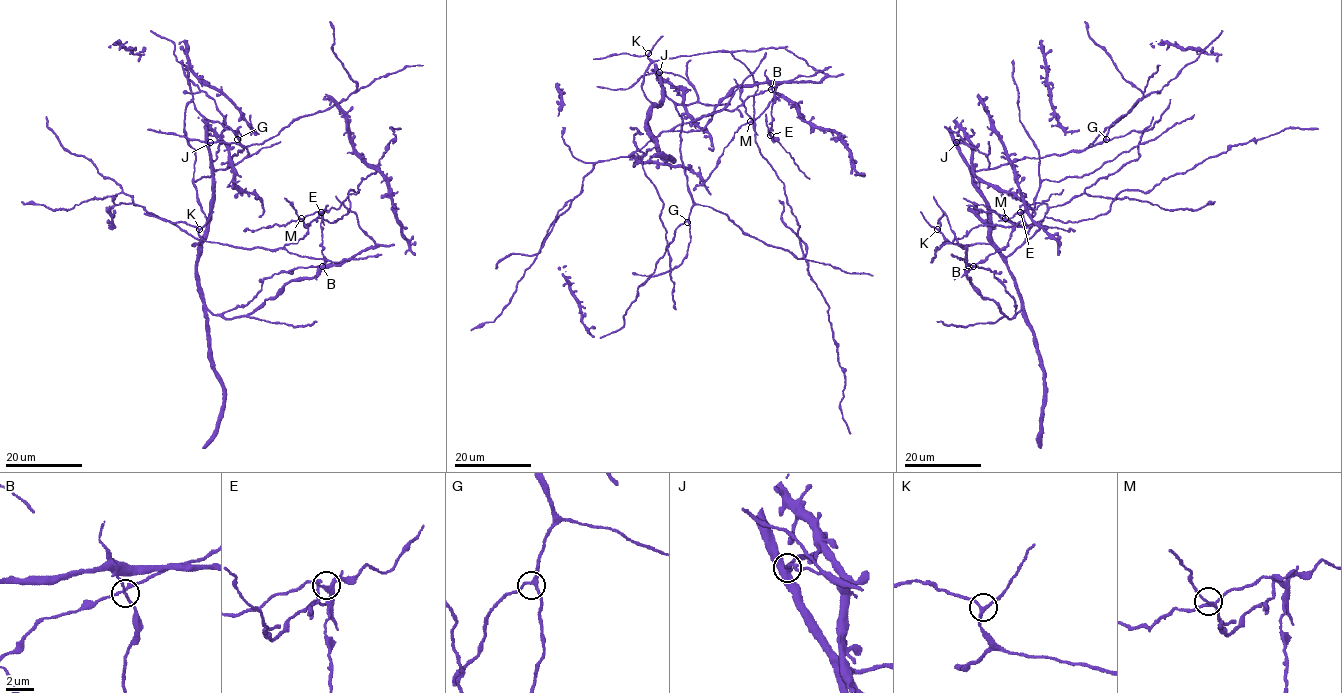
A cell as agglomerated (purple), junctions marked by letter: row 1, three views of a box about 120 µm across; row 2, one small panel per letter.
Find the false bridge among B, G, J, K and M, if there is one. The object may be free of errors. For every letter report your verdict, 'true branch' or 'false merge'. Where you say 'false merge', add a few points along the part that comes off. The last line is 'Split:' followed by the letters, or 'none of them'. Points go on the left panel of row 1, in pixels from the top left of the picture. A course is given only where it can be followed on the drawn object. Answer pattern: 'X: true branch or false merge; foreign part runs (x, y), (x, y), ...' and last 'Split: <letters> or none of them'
B: false merge; foreign part runs (322, 266), (325, 263), (322, 213), (339, 208), (350, 193), (355, 194), (360, 189)
G: true branch
J: true branch
K: true branch
M: true branch
Split: B

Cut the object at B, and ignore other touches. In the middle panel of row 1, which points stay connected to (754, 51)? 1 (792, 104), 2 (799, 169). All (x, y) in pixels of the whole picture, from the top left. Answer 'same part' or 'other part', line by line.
1: same part
2: other part

